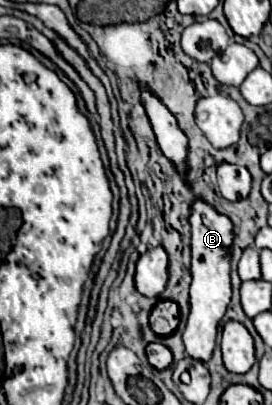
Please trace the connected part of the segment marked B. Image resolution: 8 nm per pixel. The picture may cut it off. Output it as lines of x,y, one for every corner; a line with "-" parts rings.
197,197
191,205
191,313
183,333
187,355
207,363
215,349
215,337
221,317
231,301
231,251
233,251
233,221
217,213
213,205

